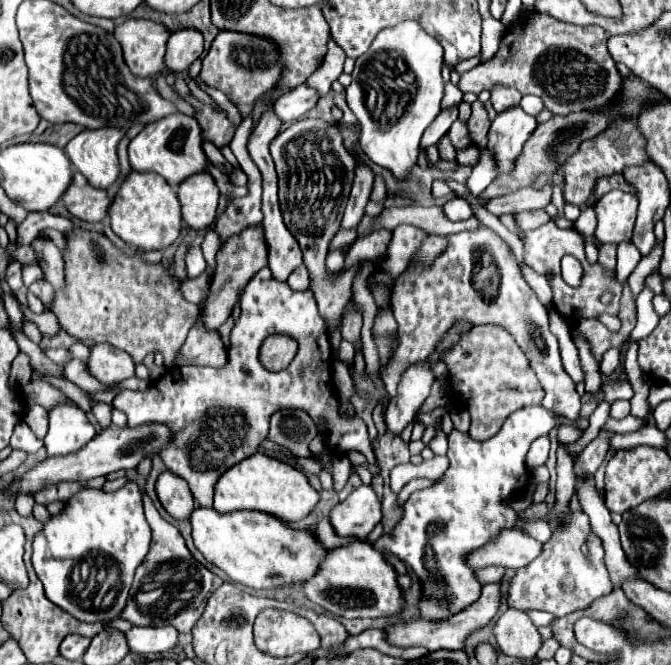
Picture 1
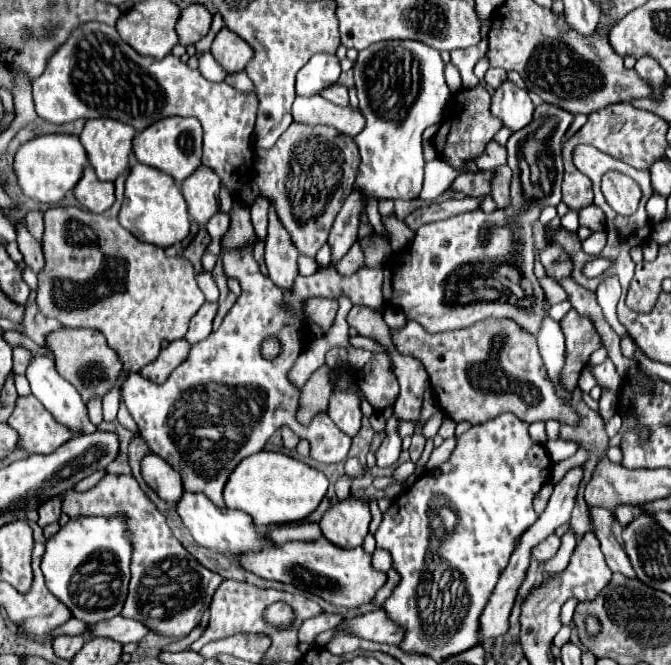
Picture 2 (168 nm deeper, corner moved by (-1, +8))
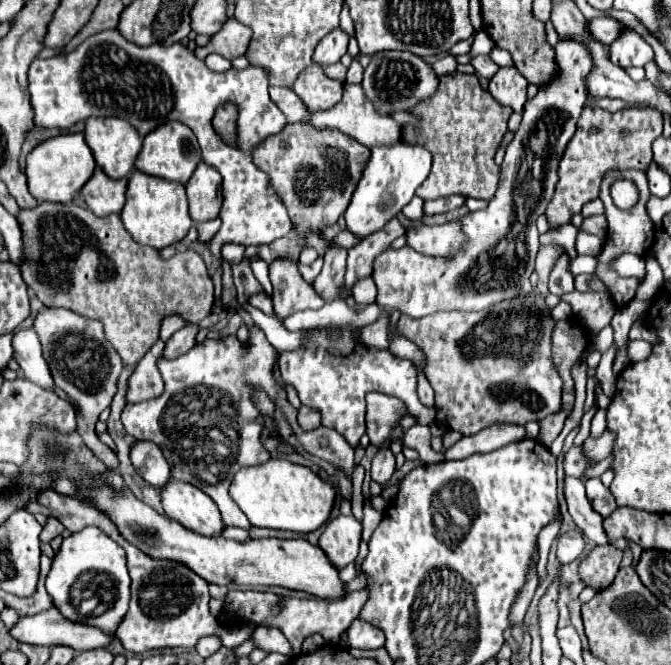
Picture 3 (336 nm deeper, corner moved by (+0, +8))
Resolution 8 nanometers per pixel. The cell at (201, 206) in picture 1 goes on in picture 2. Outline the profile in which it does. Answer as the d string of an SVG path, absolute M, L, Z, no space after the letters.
M199 166L183 180L183 196L195 222L205 224L219 210L219 182L219 176L207 166Z

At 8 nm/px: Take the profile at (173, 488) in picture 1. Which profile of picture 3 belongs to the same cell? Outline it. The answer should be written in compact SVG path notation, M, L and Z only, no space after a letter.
M136 442L130 452L132 464L140 476L154 488L164 488L170 480L170 464L162 456L162 450L150 442Z

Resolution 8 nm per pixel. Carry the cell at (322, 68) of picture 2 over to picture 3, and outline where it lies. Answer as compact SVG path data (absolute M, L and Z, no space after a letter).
M336 28L328 36L324 36L324 40L320 40L320 44L314 50L312 62L316 66L336 64L346 54L346 48L348 48L348 36L340 28Z

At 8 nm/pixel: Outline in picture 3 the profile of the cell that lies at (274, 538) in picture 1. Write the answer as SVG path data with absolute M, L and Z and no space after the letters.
M170 480L162 488L162 506L170 518L202 536L222 536L224 522L210 496L192 484Z

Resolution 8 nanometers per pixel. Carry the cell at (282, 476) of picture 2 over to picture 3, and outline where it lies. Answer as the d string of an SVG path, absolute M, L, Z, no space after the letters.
M270 458L266 464L238 470L230 486L230 498L248 516L252 526L292 532L312 532L322 526L330 516L334 496L336 488L316 472L280 458Z

